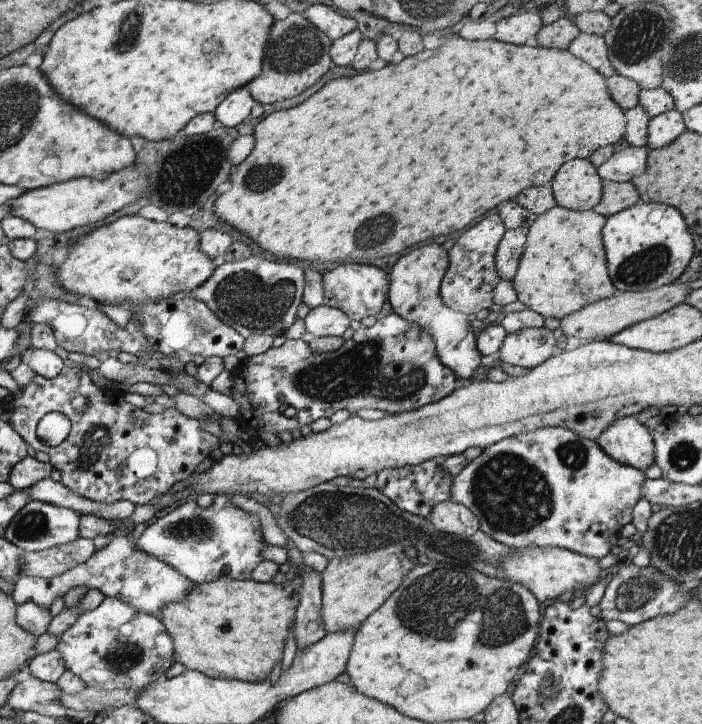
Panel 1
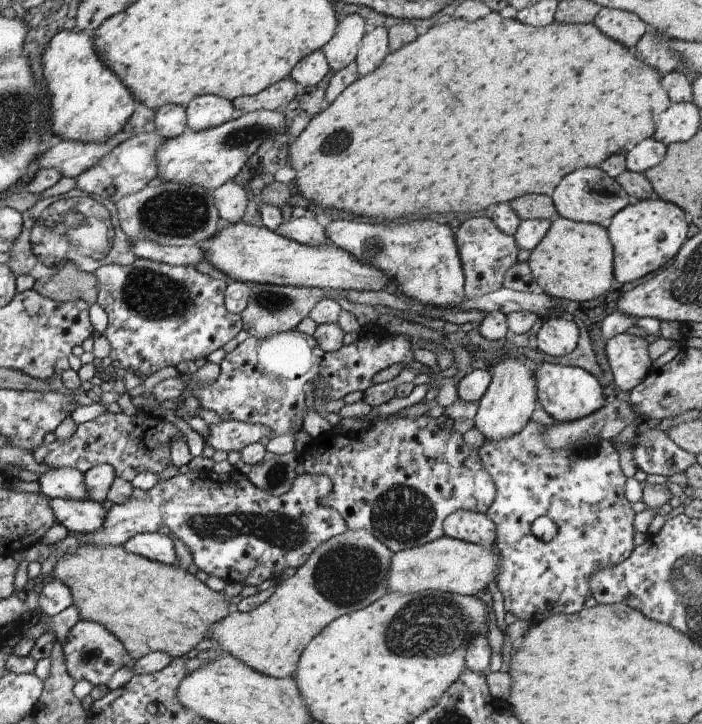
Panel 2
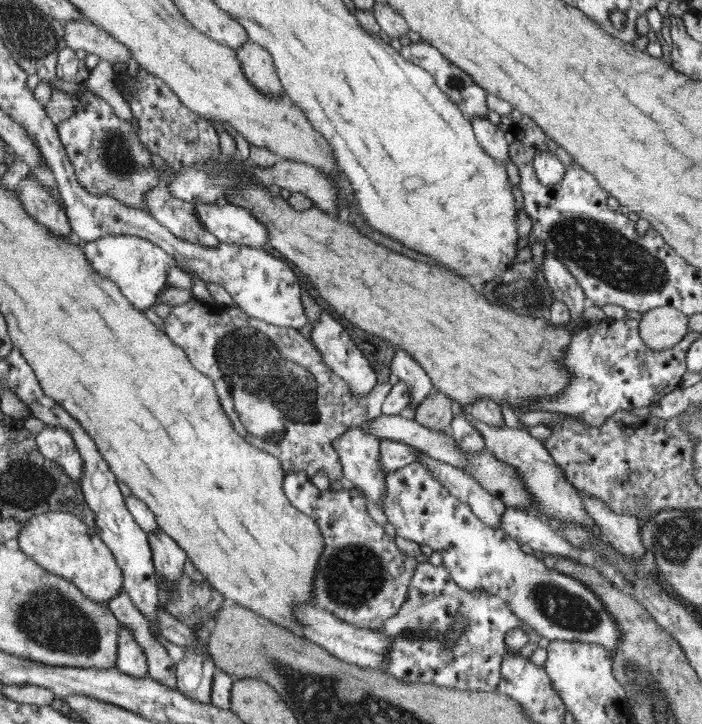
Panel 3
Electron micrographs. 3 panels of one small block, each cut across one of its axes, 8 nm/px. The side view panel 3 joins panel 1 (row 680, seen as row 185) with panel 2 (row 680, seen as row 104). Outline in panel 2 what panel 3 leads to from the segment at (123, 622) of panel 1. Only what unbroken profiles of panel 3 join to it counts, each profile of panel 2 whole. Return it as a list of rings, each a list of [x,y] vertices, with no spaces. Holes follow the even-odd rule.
[[[77,621],[66,634],[62,644],[63,662],[69,676],[75,682],[87,680],[92,686],[107,686],[111,674],[119,670],[129,658],[124,645],[116,636],[104,627],[93,621]]]

